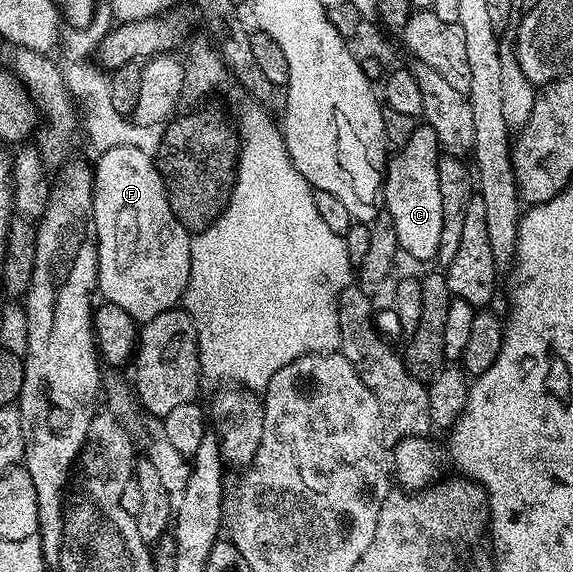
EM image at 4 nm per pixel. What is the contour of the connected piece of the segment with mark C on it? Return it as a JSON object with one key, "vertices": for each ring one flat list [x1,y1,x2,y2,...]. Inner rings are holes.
{"vertices":[[422,122,415,127,412,138,408,138,408,142,389,157,384,173,384,210,392,214,399,249,414,260,433,261,440,250,444,202,440,202,439,159,436,130]]}

